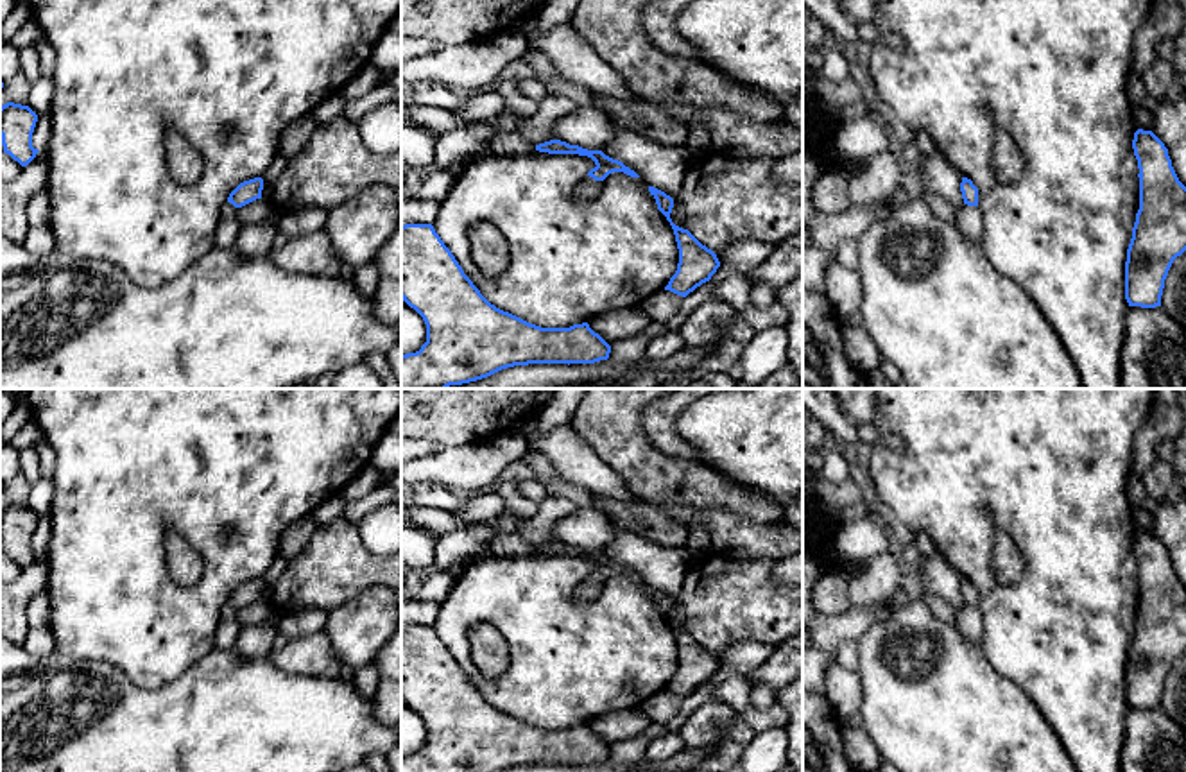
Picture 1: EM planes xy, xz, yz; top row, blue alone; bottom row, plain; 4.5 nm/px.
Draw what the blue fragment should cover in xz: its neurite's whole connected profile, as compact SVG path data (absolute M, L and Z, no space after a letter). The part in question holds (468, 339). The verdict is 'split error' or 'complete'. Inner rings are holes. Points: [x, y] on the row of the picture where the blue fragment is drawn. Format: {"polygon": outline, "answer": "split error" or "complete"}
{"polygon": "M432 224L401 226L401 299L426 324L426 342L416 353L401 355L401 389L448 389L487 378L502 369L529 364L595 364L607 360L611 346L588 322L570 328L541 328L491 305L435 233Z", "answer": "complete"}

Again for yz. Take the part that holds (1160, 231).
{"polygon": "M1138 129L1132 149L1139 168L1139 210L1127 249L1125 299L1129 306L1156 308L1173 260L1186 251L1186 186L1152 131Z", "answer": "complete"}

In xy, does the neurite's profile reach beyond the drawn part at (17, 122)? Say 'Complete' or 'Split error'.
Complete

